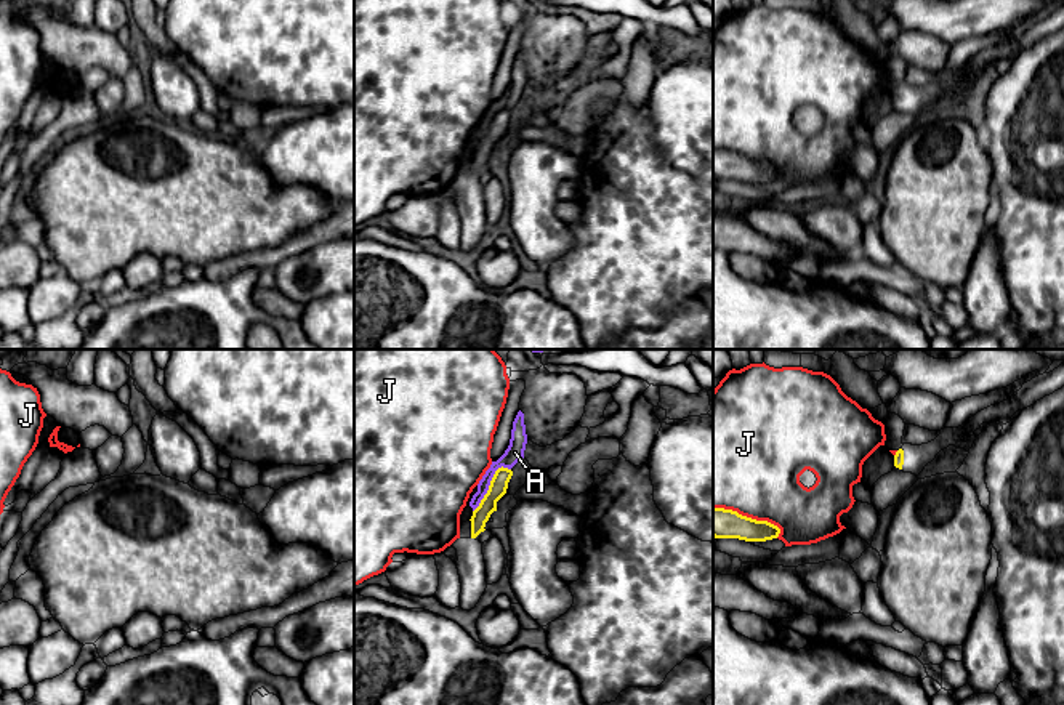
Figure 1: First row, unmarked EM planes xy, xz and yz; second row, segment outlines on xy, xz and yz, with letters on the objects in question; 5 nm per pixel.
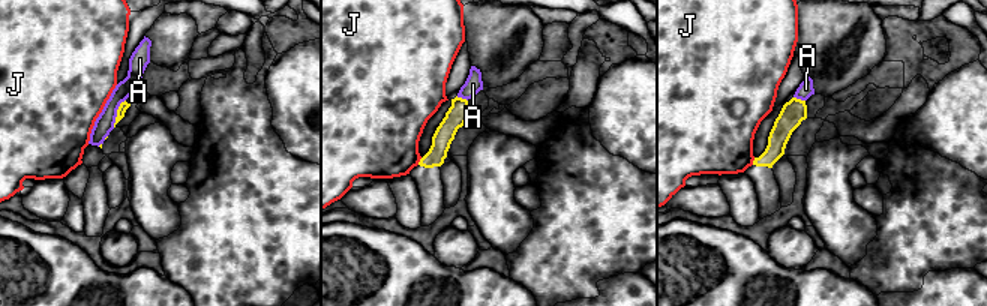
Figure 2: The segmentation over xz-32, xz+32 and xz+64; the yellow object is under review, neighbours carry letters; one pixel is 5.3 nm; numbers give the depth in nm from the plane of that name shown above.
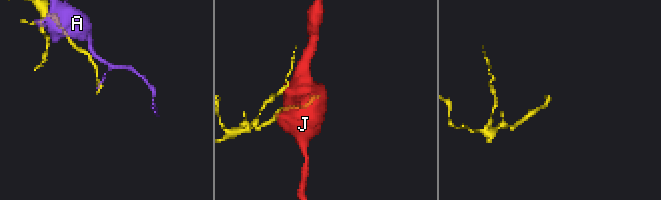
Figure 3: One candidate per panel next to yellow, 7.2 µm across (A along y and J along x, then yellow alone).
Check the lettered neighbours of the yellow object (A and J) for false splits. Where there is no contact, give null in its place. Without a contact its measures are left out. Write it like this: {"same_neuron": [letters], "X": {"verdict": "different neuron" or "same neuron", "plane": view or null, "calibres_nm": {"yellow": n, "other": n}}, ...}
{"same_neuron": [], "A": {"verdict": "different neuron", "plane": "xz", "calibres_nm": {"yellow": 90, "other": 90}}, "J": {"verdict": "different neuron", "plane": "yz", "calibres_nm": {"yellow": 150, "other": 460}}}

